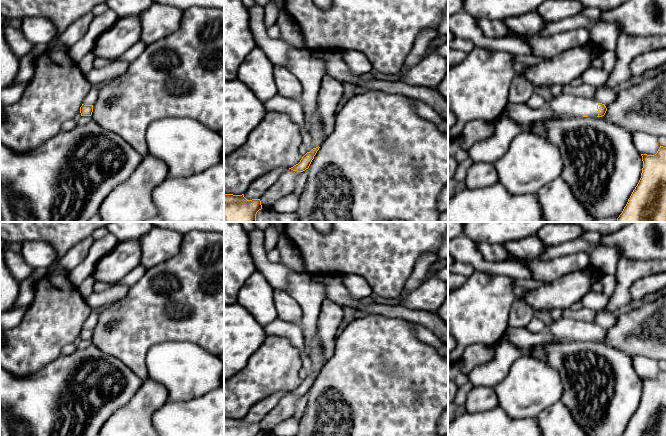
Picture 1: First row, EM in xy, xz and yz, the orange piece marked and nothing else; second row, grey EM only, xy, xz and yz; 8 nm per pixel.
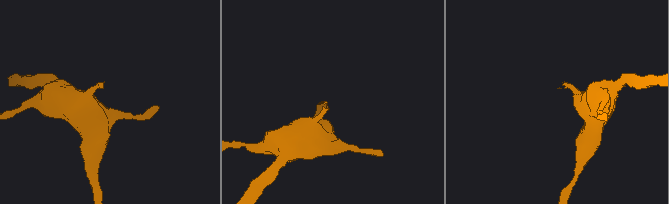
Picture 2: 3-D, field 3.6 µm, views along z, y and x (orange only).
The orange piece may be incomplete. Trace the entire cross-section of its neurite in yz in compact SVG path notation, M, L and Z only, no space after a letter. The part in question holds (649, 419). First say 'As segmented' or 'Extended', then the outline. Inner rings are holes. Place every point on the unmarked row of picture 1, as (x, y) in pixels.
As segmented. M660 370L655 379L641 380L641 402L622 436L666 436L666 371Z

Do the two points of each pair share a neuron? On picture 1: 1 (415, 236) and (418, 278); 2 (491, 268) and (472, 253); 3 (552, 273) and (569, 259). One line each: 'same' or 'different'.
1: different
2: same
3: same

